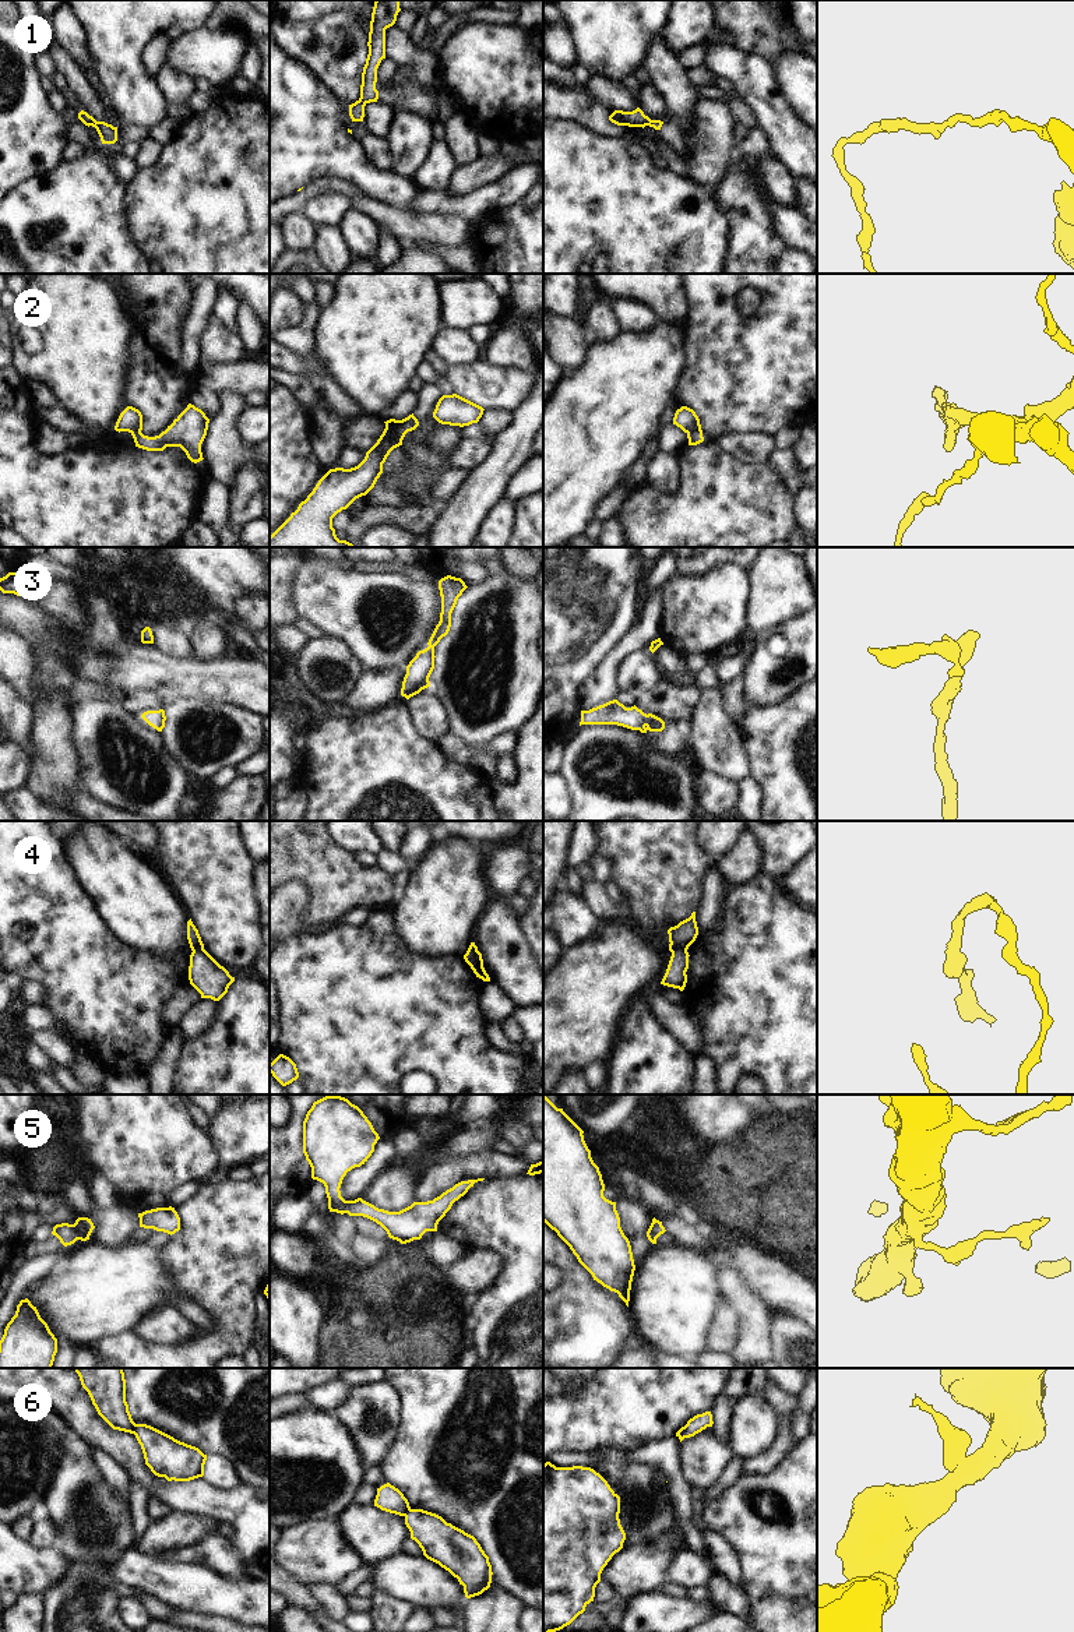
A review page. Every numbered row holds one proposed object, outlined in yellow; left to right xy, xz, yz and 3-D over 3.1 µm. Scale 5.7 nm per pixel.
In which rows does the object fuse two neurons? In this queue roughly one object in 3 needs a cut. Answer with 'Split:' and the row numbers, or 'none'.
Split: 4, 6

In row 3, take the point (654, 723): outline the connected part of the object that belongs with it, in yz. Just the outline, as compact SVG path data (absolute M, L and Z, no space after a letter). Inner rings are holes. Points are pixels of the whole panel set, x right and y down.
M617 699L589 711L581 711L581 725L617 725L631 730L640 730L641 733L647 733L648 730L662 732L665 729L665 722L661 718L652 713L647 715L635 705L626 708Z

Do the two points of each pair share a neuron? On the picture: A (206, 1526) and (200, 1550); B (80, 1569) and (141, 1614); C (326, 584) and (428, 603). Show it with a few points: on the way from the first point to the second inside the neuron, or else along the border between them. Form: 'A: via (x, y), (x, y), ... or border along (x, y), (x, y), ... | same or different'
A: border along (217, 1529), (203, 1534), (194, 1543), (175, 1550) | different
B: border along (123, 1599), (120, 1606), (122, 1617) | different
C: via (351, 584), (383, 584), (402, 588) | same

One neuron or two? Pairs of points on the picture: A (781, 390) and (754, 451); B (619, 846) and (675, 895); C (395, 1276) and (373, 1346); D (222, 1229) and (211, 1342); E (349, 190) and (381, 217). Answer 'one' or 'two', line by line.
A: two
B: one
C: two
D: one
E: two

